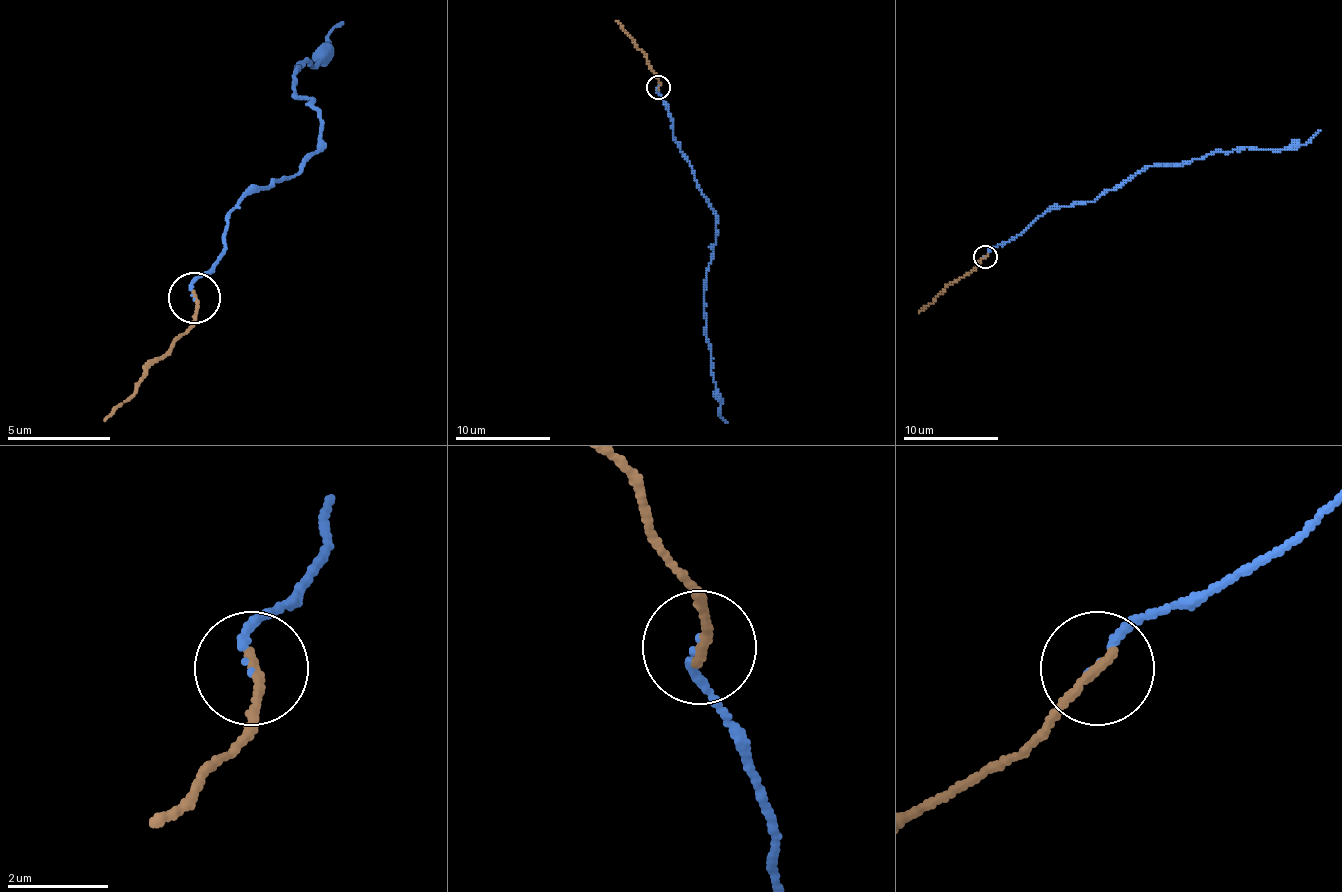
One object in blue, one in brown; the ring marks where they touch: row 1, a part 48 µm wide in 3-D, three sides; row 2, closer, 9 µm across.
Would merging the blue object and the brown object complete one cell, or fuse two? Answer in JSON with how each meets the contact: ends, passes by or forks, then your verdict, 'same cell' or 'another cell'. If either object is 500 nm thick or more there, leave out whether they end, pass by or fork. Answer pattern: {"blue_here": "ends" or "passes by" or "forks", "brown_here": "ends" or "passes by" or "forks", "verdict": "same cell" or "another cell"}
{"blue_here": "ends", "brown_here": "ends", "verdict": "another cell"}

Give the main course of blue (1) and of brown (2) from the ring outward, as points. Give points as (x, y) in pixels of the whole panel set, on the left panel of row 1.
1: (190, 296), (226, 250), (242, 198), (319, 147), (314, 100), (293, 74), (324, 59), (345, 23)
2: (195, 296), (195, 317), (102, 420)

